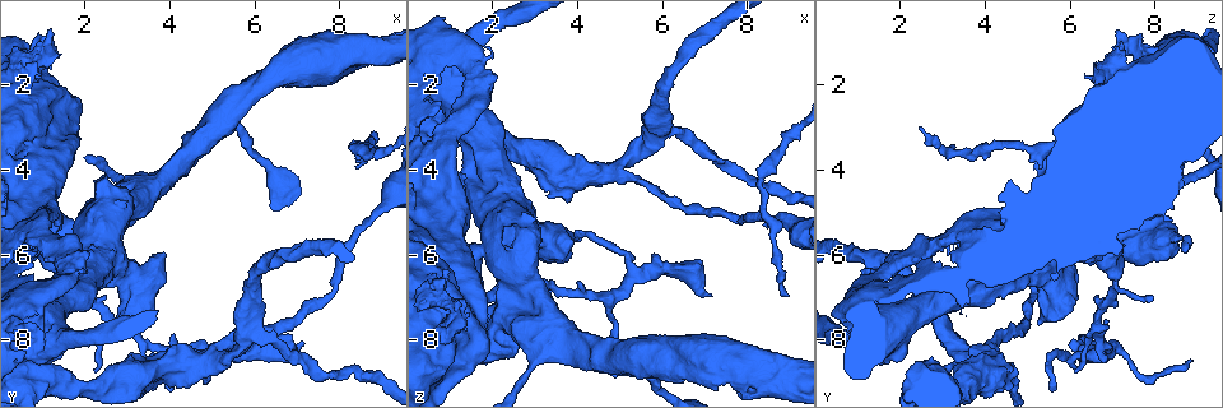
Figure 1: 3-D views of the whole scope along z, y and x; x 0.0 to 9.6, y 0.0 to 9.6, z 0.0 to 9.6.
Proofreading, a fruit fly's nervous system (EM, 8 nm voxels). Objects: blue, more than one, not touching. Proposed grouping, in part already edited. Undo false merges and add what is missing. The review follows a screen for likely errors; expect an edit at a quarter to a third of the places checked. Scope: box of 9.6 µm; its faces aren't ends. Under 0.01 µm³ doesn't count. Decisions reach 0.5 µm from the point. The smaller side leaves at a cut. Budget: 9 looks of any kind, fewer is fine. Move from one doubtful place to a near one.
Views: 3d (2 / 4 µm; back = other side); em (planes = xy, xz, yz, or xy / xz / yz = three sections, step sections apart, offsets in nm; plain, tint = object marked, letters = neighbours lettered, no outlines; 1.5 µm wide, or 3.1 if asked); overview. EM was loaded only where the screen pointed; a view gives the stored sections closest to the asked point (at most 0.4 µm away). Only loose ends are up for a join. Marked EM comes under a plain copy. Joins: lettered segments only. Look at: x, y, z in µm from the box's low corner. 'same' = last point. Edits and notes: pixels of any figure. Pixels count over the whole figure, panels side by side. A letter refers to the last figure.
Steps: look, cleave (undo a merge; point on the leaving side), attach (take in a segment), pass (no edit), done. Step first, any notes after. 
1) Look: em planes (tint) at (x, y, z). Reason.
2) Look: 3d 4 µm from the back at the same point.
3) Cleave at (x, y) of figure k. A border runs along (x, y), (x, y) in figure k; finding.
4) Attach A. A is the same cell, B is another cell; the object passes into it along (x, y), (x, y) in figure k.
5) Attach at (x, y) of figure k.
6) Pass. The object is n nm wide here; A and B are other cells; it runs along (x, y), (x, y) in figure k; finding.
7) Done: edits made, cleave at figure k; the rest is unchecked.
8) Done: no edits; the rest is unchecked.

Look: em planes (letters) at (8.90, 3.50, 7.00). Free end.

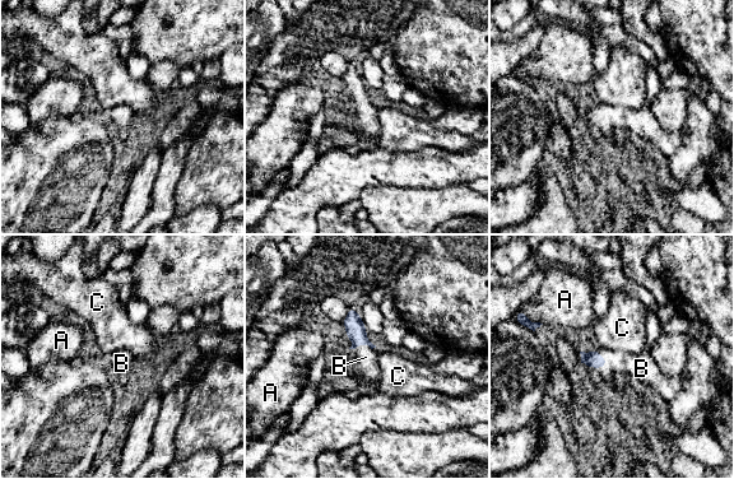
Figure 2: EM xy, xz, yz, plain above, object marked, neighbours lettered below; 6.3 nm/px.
Attach B. B is the same cell, A and C are other cells; the object passes into it along (356, 330), (358, 344), (366, 357) in figure 2; the cell continues.

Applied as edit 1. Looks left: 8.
Look: overview. See it whole again.

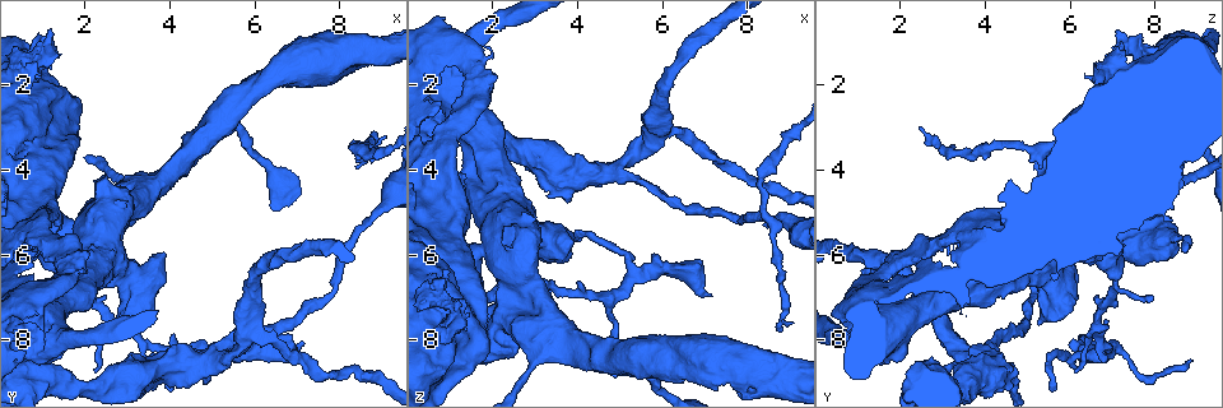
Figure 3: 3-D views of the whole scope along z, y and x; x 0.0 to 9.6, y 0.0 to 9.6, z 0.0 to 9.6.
Look: 3d 2 µm at (8.40, 3.45, 4.60). Thick turns thin.

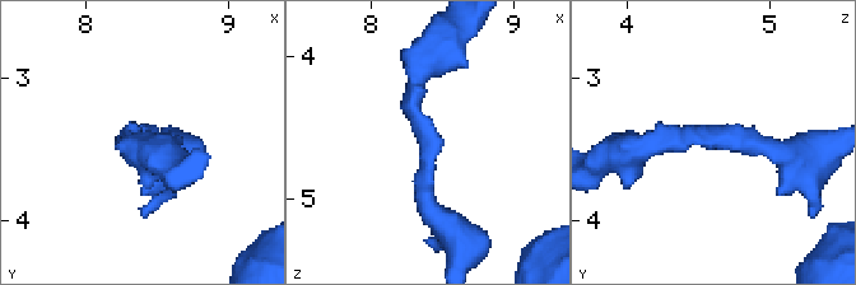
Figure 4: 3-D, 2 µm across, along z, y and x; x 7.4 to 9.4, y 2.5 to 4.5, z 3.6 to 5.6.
Look: em xy step 8 (letters) at (8.38, 3.44, 4.58). The arms are 260, 300 nm wide; shape alone is not enough.

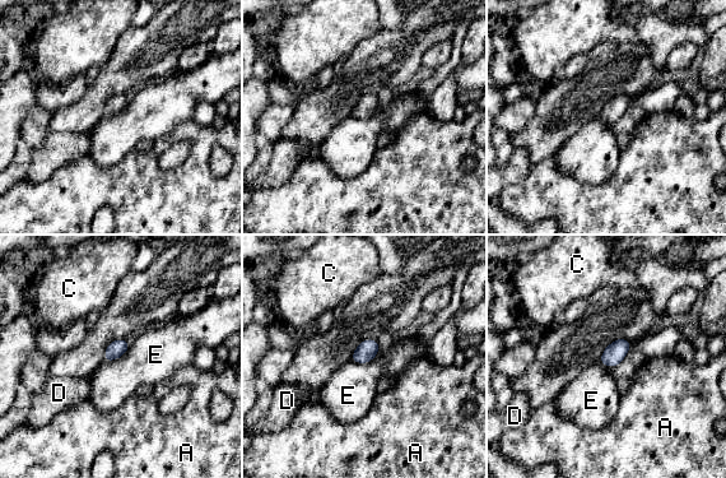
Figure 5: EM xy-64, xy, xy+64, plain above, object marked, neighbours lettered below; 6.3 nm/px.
Pass. The object is 110 nm wide here; A, C, D and E are other cells; a border runs along (130, 340), (121, 356), (103, 361) in figure 5; one cell here.

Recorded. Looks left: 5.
Look: em planes (letters) at (1.95, 6.35, 1.05). Thick end.

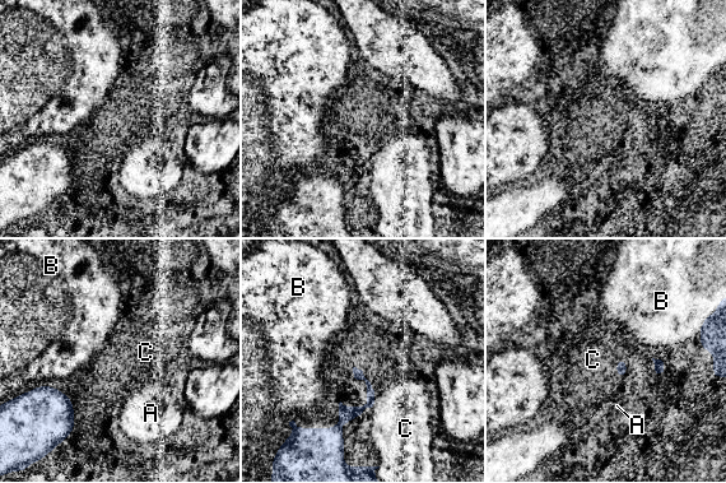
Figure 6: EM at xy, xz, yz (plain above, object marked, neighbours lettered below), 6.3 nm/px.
Pass. A, B and C are other cells; a border runs along (355, 366), (373, 390), (371, 408) in figure 6; no lettered segment goes on from it.

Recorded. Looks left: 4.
Done: edits made, attach at figure 2; the rest is unchecked.

